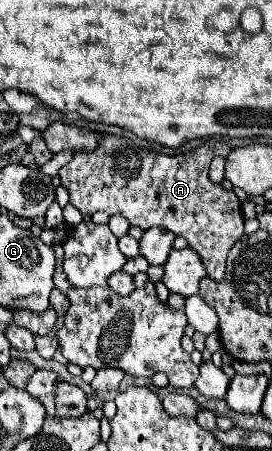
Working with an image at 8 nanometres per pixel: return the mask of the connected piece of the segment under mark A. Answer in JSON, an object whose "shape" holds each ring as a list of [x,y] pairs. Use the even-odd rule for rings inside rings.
{"shape":[[[103,134],[99,138],[97,150],[75,152],[73,160],[59,170],[59,178],[61,184],[71,192],[71,204],[81,214],[95,214],[97,210],[103,210],[109,216],[121,214],[131,222],[131,226],[139,226],[143,230],[159,226],[173,232],[175,236],[183,236],[189,242],[189,246],[203,258],[209,278],[223,280],[227,254],[233,248],[233,244],[243,236],[243,216],[237,196],[231,190],[225,190],[221,184],[213,184],[207,172],[213,156],[227,156],[229,150],[231,148],[225,142],[211,140],[209,144],[203,144],[187,154],[167,156],[151,150],[125,150],[125,138]]]}

